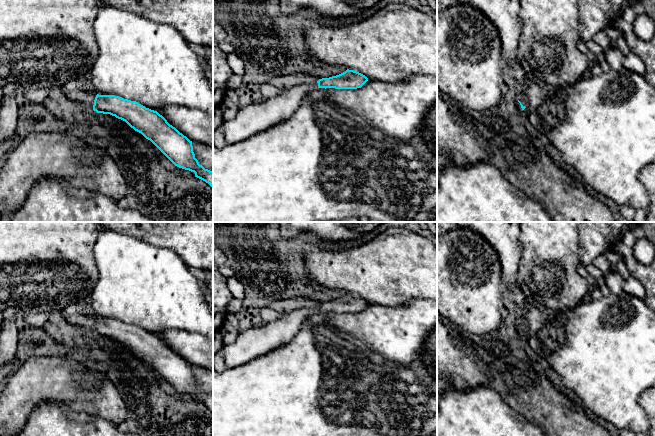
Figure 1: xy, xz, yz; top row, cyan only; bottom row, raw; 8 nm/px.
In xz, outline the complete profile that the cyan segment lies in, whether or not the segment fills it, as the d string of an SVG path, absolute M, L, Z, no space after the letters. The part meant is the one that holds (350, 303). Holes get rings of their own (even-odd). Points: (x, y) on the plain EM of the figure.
M347 293L339 299L322 302L312 308L291 311L262 327L239 332L231 344L224 345L221 355L227 368L242 366L289 343L305 320L317 312L357 313L367 305L365 299Z

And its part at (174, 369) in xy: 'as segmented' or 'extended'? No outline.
extended

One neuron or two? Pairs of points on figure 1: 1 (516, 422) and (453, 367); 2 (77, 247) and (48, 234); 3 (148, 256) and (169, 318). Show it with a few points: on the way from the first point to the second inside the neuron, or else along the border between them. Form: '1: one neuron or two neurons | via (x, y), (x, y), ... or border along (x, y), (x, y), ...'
1: two neurons | border along (453, 387), (468, 389), (489, 386), (498, 394)
2: one neuron | via (70, 247), (61, 247), (55, 241)
3: one neuron | via (148, 271), (148, 284), (167, 303)

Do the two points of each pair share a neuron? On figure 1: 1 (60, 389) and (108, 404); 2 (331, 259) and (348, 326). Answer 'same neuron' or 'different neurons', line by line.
1: same neuron
2: different neurons

